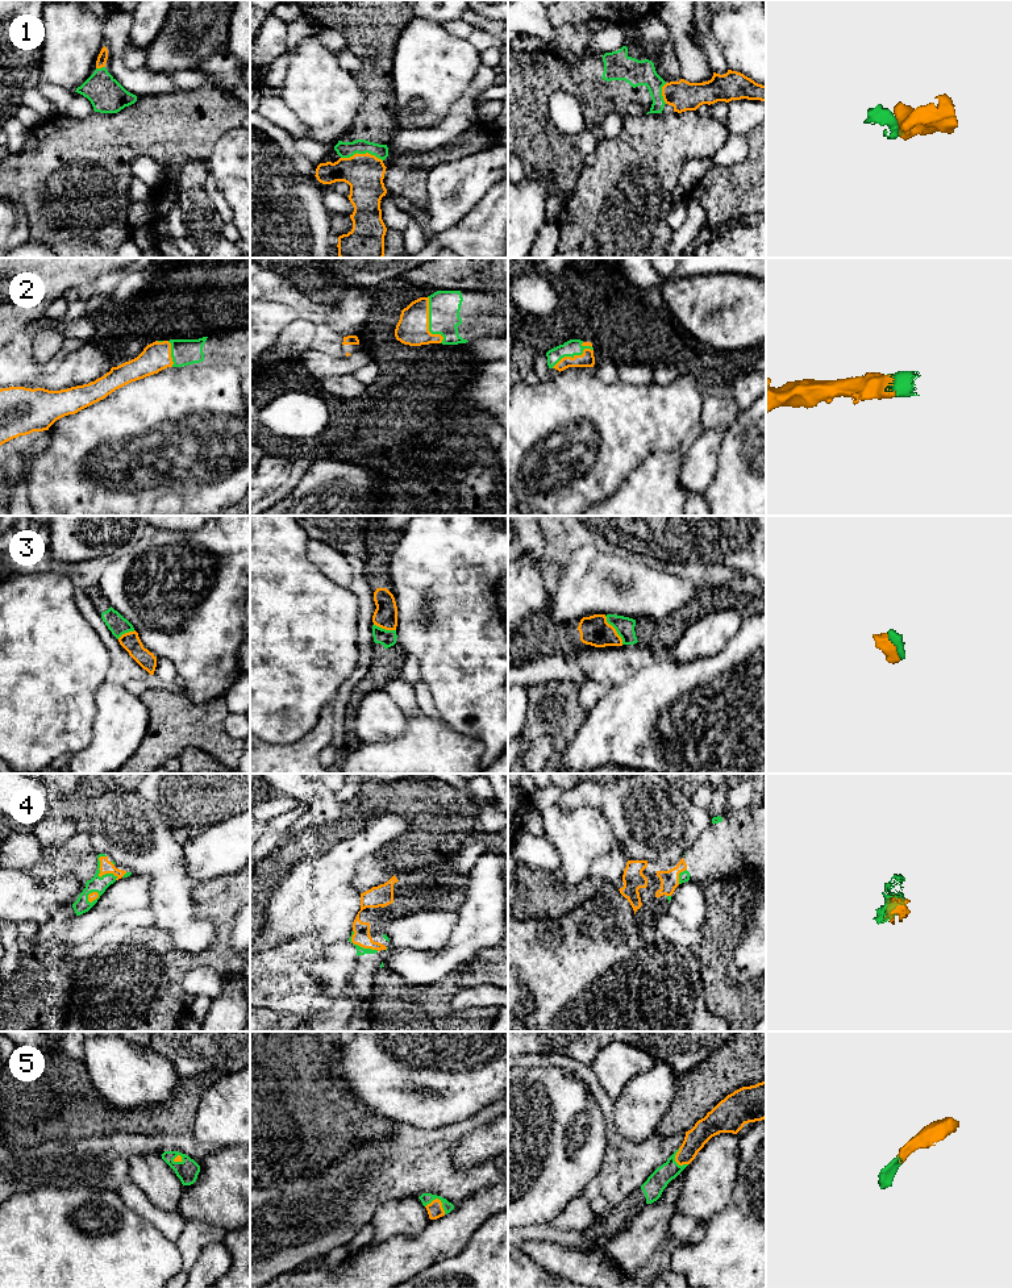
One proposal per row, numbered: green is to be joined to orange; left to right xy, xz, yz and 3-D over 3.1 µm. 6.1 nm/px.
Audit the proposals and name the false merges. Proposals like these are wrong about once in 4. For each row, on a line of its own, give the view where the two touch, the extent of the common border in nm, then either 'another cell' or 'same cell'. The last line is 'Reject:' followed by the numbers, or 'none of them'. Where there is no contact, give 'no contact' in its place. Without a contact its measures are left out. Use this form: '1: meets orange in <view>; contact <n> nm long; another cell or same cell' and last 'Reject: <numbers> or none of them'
1: meets orange in xz; contact 260 nm long; same cell
2: meets orange in yz; contact 280 nm long; same cell
3: meets orange in yz; contact 200 nm long; same cell
4: meets orange in xy; contact 180 nm long; same cell
5: meets orange in xz; contact 140 nm long; same cell
Reject: none of them

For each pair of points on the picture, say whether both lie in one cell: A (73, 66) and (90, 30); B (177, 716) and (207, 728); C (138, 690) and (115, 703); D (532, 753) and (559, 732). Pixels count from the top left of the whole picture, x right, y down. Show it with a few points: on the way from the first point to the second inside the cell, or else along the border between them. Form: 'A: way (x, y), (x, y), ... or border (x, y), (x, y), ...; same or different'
A: way (73, 57), (73, 48), (80, 40); same
B: way (184, 724), (199, 726); same
C: border (124, 684), (137, 696); different
D: border (527, 743), (538, 737), (549, 736), (556, 751); different

